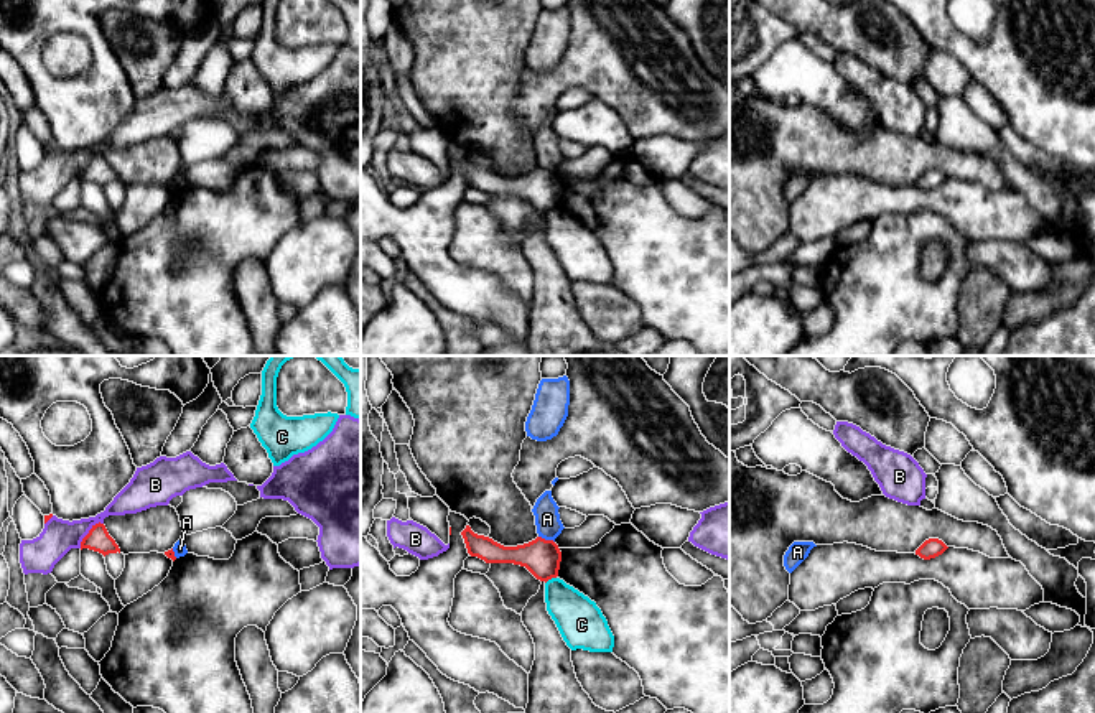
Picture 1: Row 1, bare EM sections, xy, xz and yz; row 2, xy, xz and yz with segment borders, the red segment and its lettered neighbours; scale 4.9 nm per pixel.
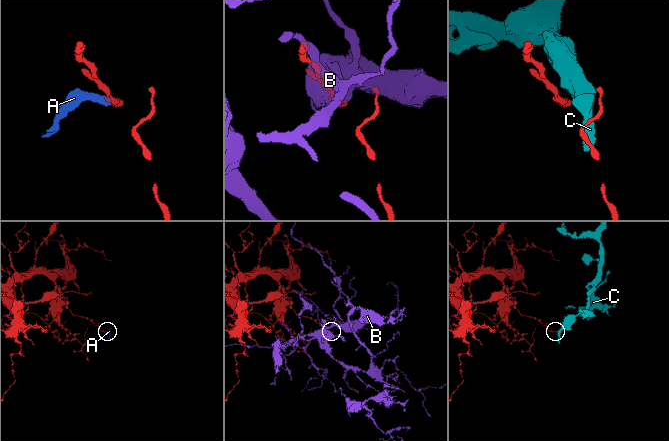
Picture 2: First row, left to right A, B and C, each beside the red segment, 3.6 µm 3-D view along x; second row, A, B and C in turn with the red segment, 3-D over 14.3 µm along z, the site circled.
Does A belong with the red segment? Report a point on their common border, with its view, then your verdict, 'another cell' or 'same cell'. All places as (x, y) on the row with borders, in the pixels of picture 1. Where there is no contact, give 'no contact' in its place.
meets red in xz at (547, 540); another cell

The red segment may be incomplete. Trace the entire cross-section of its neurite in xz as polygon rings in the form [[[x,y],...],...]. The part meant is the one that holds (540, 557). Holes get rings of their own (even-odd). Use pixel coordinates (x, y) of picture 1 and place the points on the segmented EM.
[[[469,525],[461,532],[468,553],[486,563],[514,563],[525,566],[537,580],[548,581],[558,576],[561,552],[553,540],[537,537],[535,540],[504,547],[489,537],[478,535]]]

